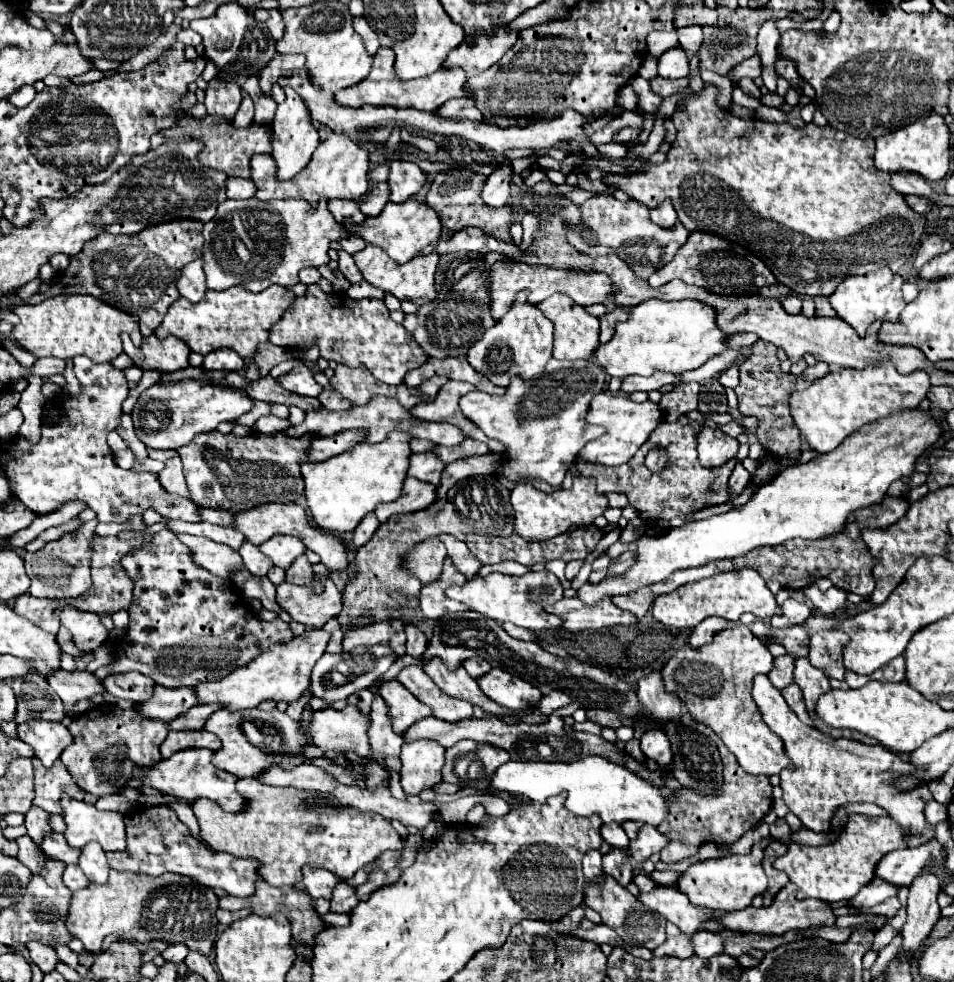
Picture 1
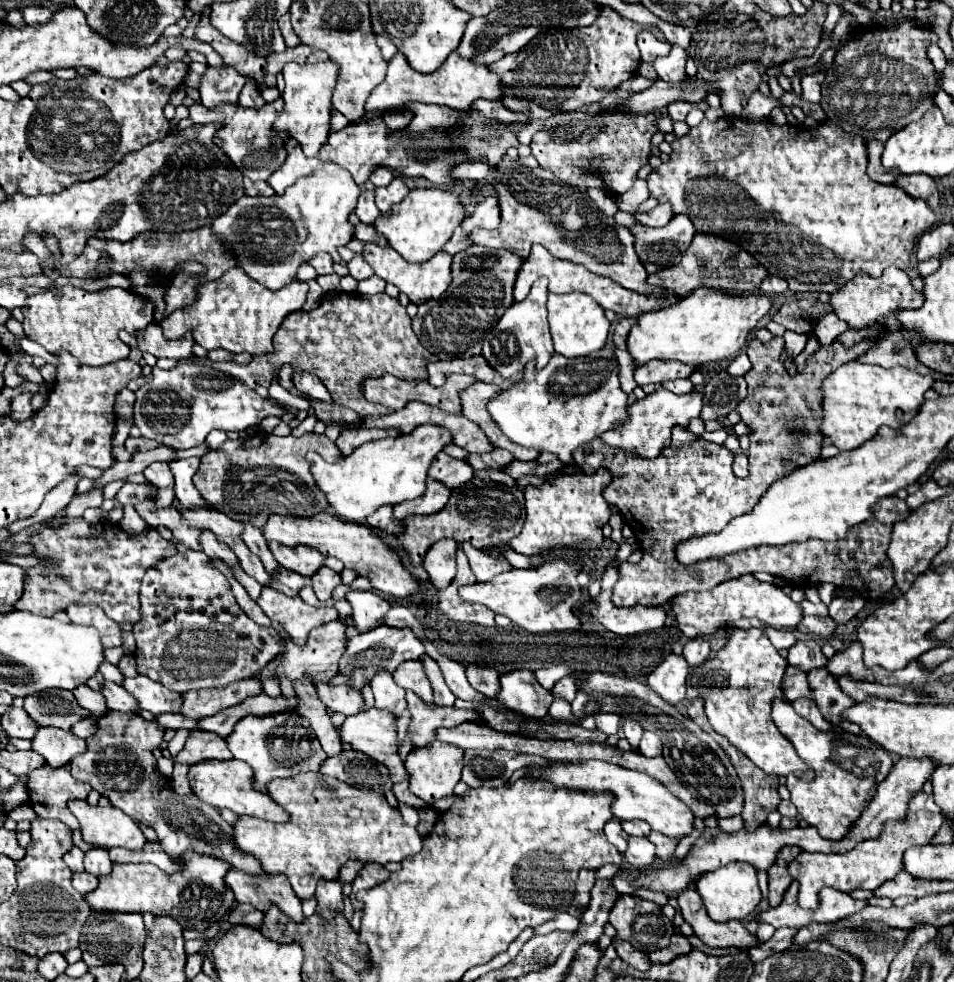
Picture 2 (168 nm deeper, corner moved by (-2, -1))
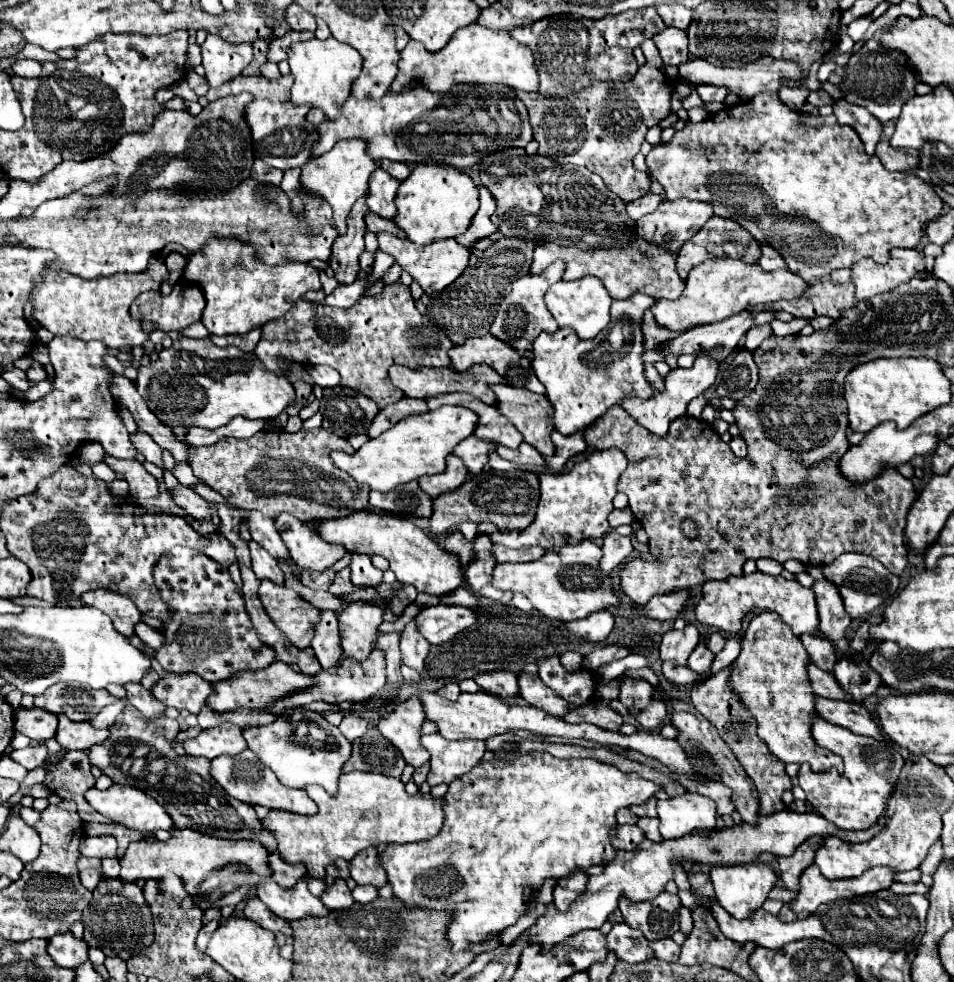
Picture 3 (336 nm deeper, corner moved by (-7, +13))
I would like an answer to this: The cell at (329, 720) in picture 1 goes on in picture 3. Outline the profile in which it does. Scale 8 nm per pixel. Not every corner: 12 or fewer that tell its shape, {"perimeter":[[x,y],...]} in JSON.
{"perimeter":[[420,699],[398,703],[376,723],[412,767],[428,763],[420,745]]}

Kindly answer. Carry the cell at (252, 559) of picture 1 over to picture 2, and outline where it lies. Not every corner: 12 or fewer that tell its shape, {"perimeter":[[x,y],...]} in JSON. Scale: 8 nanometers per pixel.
{"perimeter":[[281,567],[271,587],[289,597],[297,597],[311,579]]}

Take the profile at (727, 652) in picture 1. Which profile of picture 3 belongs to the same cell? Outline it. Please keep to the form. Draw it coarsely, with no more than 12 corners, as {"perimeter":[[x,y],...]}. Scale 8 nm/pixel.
{"perimeter":[[750,621],[728,683],[782,763],[844,769],[810,735],[804,645]]}

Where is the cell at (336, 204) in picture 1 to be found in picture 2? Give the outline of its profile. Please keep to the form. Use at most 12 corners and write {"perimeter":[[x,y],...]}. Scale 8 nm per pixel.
{"perimeter":[[351,213],[351,225],[355,227],[355,239],[375,241],[377,231],[373,225],[361,223]]}

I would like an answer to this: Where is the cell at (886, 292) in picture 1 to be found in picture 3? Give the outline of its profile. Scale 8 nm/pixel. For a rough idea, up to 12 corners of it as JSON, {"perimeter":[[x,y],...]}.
{"perimeter":[[916,249],[852,267],[856,299],[888,293],[926,267]]}

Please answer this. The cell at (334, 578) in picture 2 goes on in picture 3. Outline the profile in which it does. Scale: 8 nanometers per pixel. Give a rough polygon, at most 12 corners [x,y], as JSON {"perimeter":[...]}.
{"perimeter":[[350,569],[336,573],[328,591],[334,595],[352,591]]}

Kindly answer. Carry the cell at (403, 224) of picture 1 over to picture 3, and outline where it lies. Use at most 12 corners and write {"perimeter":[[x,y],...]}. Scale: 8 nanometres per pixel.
{"perimeter":[[418,165],[394,223],[412,243],[462,235],[478,189],[452,167]]}

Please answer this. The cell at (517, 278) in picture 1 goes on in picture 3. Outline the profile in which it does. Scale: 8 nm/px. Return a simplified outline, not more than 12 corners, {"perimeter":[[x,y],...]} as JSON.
{"perimeter":[[544,241],[530,273],[556,259],[564,281],[594,275],[612,299],[678,299],[676,257],[644,245],[590,249]]}

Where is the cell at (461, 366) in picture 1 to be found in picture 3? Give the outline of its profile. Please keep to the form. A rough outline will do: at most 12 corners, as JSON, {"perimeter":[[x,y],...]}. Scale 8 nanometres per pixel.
{"perimeter":[[492,335],[468,339],[448,351],[458,373],[490,365],[508,383],[544,393],[510,345]]}

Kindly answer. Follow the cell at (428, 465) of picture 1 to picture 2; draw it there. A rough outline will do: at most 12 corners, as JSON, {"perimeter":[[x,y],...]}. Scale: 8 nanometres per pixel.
{"perimeter":[[439,453],[429,477],[455,489],[473,479],[465,461]]}

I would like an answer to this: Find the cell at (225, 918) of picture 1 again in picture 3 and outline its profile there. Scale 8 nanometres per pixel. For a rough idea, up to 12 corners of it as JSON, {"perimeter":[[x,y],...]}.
{"perimeter":[[258,897],[246,903],[244,917],[274,933],[292,935]]}

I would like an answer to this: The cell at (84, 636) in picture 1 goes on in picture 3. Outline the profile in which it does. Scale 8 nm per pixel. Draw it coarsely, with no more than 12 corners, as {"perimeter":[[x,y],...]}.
{"perimeter":[[108,589],[84,593],[84,605],[112,619],[116,631],[134,635],[140,611],[128,597]]}

